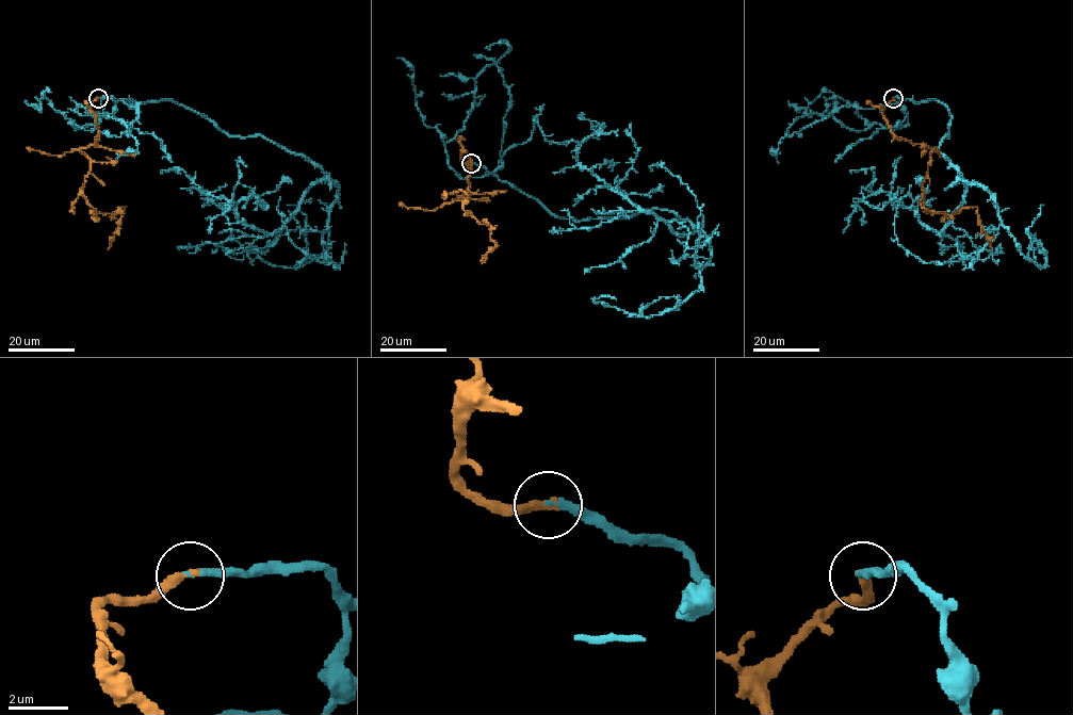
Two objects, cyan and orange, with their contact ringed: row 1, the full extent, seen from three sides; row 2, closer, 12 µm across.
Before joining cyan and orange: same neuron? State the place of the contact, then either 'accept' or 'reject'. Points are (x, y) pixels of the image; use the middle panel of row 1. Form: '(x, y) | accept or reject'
(471, 163) | accept

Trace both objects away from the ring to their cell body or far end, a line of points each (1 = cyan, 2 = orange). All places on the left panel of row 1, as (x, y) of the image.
1: (98, 97), (171, 99), (229, 134), (304, 155), (324, 174), (272, 233), (205, 192), (229, 208), (210, 233)
2: (98, 97), (88, 107), (96, 143), (80, 149), (91, 162), (82, 195), (91, 212), (125, 207), (108, 249)

